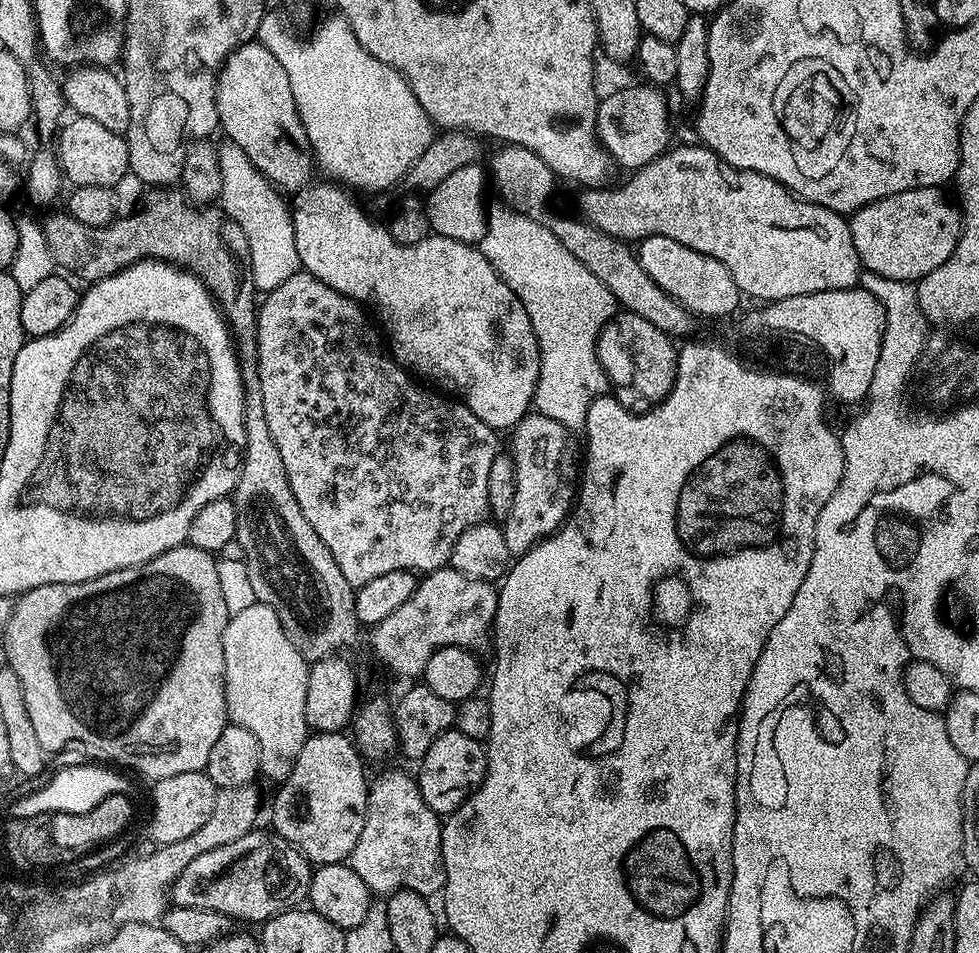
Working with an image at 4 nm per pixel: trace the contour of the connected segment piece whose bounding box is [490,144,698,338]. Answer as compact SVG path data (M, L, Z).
M504 144L497 148L500 149L492 156L490 180L491 183L492 180L496 183L496 188L504 199L501 201L507 202L517 212L525 212L530 218L545 224L554 238L558 238L558 242L562 242L562 246L566 246L566 250L570 250L570 254L574 254L574 258L578 258L578 262L582 262L582 266L586 266L586 270L590 270L590 274L594 274L598 282L607 286L621 309L638 314L638 318L646 318L646 322L658 326L658 330L667 332L673 338L693 335L691 332L698 324L697 317L656 285L654 278L650 278L650 274L642 270L637 253L633 249L631 252L628 249L631 247L625 241L598 230L583 218L548 212L558 177L550 170L550 166L546 166L546 162L542 162L542 158L538 158L538 154L534 154L534 150L526 150L517 144Z

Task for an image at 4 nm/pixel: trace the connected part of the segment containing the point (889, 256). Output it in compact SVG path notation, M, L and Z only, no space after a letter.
M911 188L870 202L851 213L854 250L871 275L918 282L930 270L938 270L954 246L958 246L962 213L940 188Z

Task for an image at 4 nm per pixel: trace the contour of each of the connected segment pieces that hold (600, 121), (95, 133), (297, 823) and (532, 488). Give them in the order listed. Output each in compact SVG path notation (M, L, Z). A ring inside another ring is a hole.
M640 82L637 88L620 88L596 105L596 134L617 165L635 170L657 160L669 147L668 100L659 87Z
M79 114L73 116L73 120L69 119L58 132L58 159L65 181L72 186L120 186L124 175L127 177L130 172L127 139L119 132L106 130L106 126L94 122L94 118Z
M343 731L316 732L302 746L288 779L279 785L280 793L272 804L272 824L277 836L290 841L313 865L343 864L351 857L362 834L368 813L369 777L364 777L365 761L355 743Z
M529 411L511 429L510 455L516 467L516 491L514 506L510 510L504 528L506 546L513 557L529 552L539 540L551 536L568 518L578 491L578 477L582 472L582 448L576 445L577 433L546 418L541 412Z

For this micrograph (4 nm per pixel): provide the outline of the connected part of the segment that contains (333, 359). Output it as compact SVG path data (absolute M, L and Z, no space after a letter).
M301 270L286 278L282 286L267 293L259 301L256 314L256 365L262 386L262 406L266 410L266 426L270 426L278 454L282 454L282 466L286 466L290 490L294 490L294 498L298 498L298 506L302 514L306 514L306 522L310 522L310 526L314 526L314 534L318 534L318 538L326 542L330 554L334 554L334 562L338 562L338 570L342 570L346 582L353 586L382 578L382 574L390 574L390 570L427 574L445 567L451 561L454 542L458 542L466 529L481 523L489 515L490 466L498 454L497 429L482 422L482 418L478 418L478 414L474 414L464 403L419 388L415 384L417 381L386 351L381 337L379 340L372 336L370 329L364 328L364 312L365 309L356 301L338 294L338 290L326 286L326 282Z

